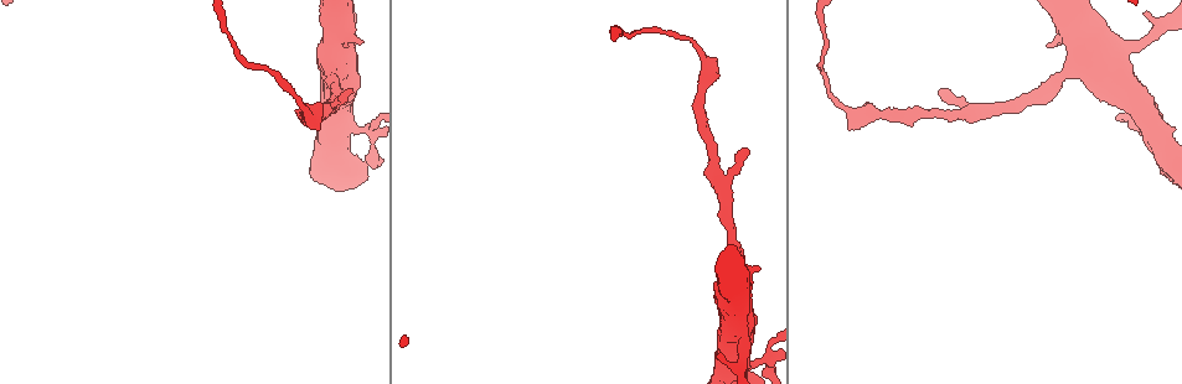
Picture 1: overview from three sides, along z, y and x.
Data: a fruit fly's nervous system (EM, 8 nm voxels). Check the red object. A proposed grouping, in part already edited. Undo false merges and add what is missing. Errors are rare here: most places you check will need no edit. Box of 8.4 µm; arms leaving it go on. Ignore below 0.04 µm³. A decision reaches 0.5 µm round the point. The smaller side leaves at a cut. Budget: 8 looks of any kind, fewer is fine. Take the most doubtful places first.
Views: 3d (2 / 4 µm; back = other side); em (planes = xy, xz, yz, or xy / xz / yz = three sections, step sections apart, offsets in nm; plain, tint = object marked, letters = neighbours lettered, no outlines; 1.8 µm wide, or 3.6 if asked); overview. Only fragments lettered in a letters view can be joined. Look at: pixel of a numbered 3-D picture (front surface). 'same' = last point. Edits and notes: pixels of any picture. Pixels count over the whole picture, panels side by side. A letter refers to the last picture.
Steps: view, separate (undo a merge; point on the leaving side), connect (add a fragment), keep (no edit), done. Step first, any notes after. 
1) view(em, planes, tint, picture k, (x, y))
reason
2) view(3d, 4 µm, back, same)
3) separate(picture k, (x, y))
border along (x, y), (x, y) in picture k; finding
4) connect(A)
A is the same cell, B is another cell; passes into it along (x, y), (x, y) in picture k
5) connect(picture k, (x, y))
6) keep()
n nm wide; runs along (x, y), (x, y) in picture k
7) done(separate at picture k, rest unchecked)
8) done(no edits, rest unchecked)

view(3d, 4 µm, picture 1, (349, 92))
an open end

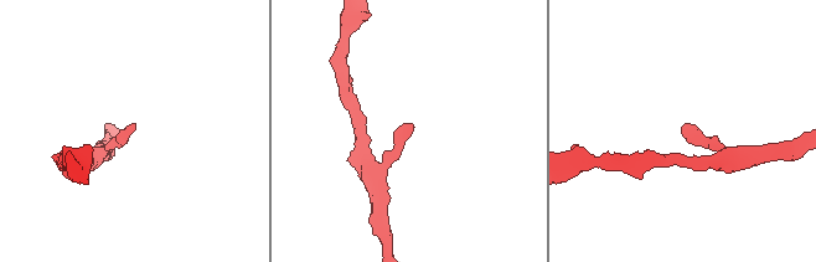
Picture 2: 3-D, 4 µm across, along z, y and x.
view(em, planes, plain, picture 2, (683, 124))

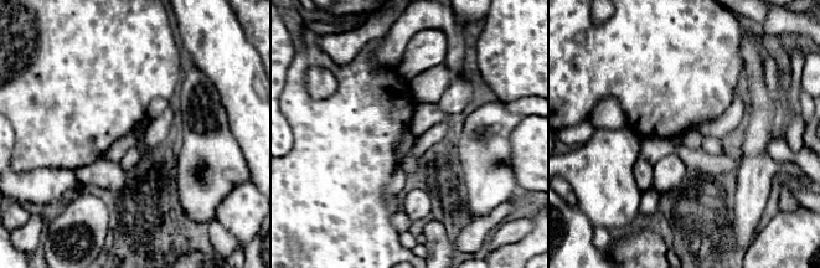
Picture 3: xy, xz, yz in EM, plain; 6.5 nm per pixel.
view(em, planes, letters, same)

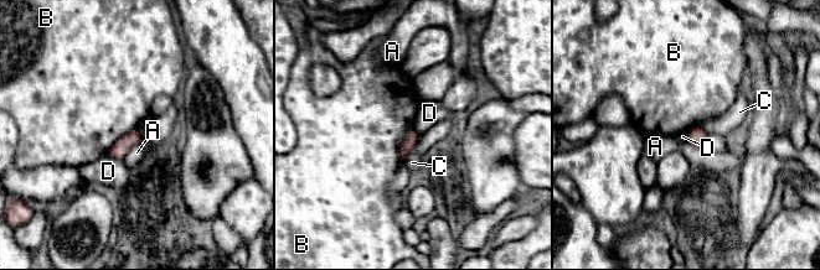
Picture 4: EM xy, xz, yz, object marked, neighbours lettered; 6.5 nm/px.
keep()
A, B, C and D are other cells; border along (107, 152), (114, 157), (123, 159) in picture 4; no lettered fragment goes on from it

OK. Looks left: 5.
view(em, 3.6 µm, xz, step 8, letters, picture 1, (330, 66))
sudden change in width

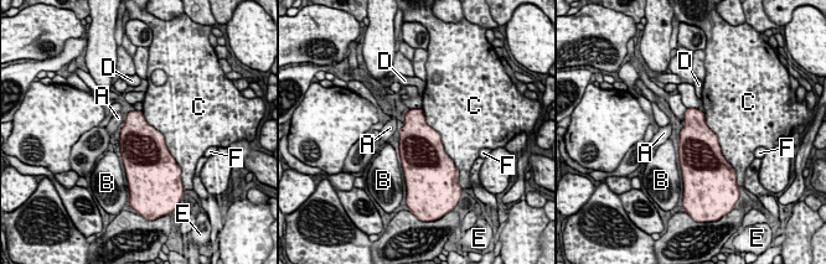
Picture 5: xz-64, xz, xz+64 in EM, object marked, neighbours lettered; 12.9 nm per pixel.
keep()
480 nm wide; A, B, C, D, E and F are other cells; border along (421, 108), (450, 159) in picture 5; continuous, no second neuron

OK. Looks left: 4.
view(em, planes, letters, picture 1, (699, 50))
sudden change in width

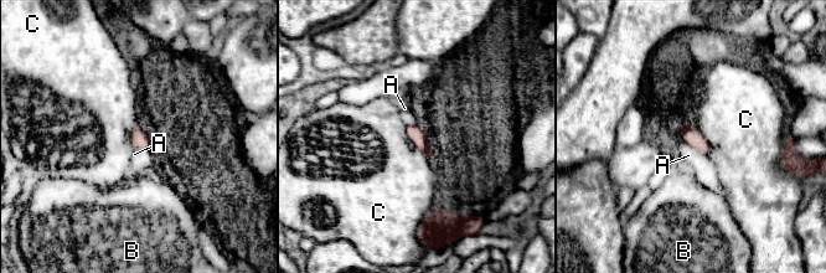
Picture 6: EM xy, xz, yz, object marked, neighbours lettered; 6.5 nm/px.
keep()
110 nm wide; C touches over 300 nm; A, B and C are other cells; all the same neuron

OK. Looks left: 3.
done(no edits, rest unchecked)

